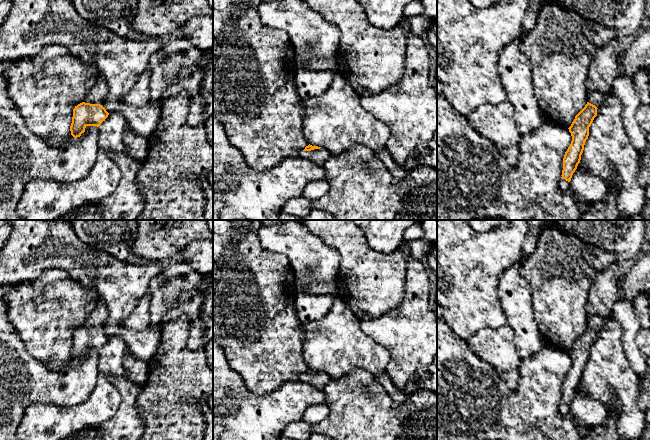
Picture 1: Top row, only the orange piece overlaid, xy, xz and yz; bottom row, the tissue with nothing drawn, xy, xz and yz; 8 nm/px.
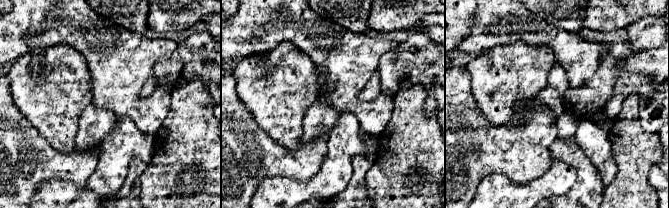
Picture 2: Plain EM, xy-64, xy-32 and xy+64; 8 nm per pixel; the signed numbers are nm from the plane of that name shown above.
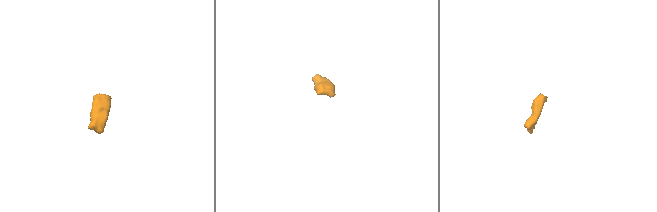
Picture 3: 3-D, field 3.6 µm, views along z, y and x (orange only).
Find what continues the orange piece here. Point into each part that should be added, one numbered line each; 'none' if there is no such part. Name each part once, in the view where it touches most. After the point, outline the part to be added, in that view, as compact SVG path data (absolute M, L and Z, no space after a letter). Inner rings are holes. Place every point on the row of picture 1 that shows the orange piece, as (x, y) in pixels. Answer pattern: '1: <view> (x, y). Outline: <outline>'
1: xy (99, 89). Outline: M97 77L93 84L91 85L89 91L83 98L82 102L90 104L100 104L102 105L108 93L107 82L102 77Z
2: yz (564, 185). Outline: M561 178L559 180L559 188L563 191L563 192L567 192L570 190L570 185L569 185L569 182L566 181L565 179Z

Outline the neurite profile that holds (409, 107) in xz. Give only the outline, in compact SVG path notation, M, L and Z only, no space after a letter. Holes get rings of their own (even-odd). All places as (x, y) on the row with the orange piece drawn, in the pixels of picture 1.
M409 33L402 78L388 89L360 97L361 106L389 126L390 136L385 148L402 166L409 154L420 144L433 140L437 132L437 95L429 80L430 56L423 36Z

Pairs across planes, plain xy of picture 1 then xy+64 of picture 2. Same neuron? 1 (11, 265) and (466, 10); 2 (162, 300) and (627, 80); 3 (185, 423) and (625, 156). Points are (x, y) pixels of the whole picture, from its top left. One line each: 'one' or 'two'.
1: two
2: one
3: one

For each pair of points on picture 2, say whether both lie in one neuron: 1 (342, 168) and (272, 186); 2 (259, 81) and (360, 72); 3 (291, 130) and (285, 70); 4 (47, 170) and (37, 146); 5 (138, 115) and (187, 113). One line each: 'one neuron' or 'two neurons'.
1: one neuron
2: two neurons
3: one neuron
4: one neuron
5: two neurons

